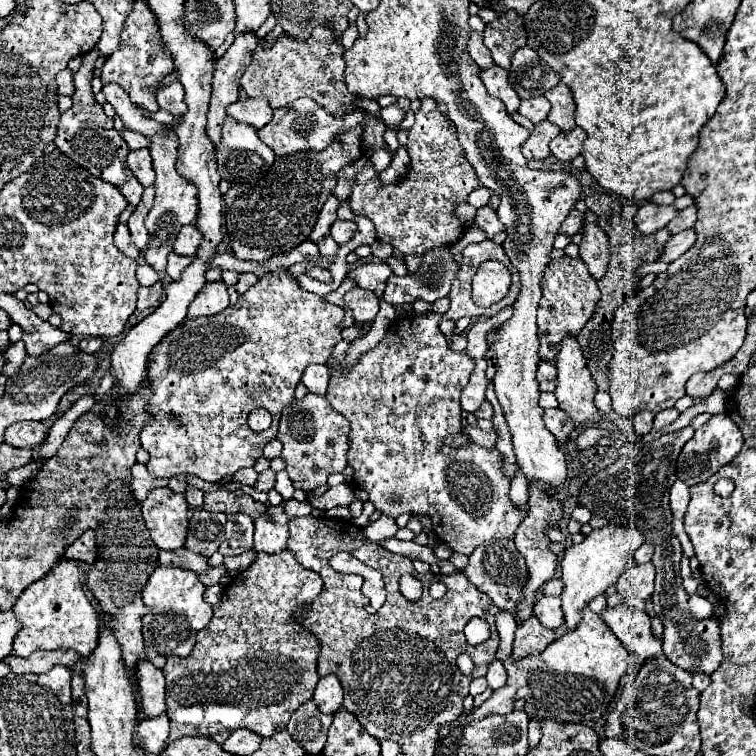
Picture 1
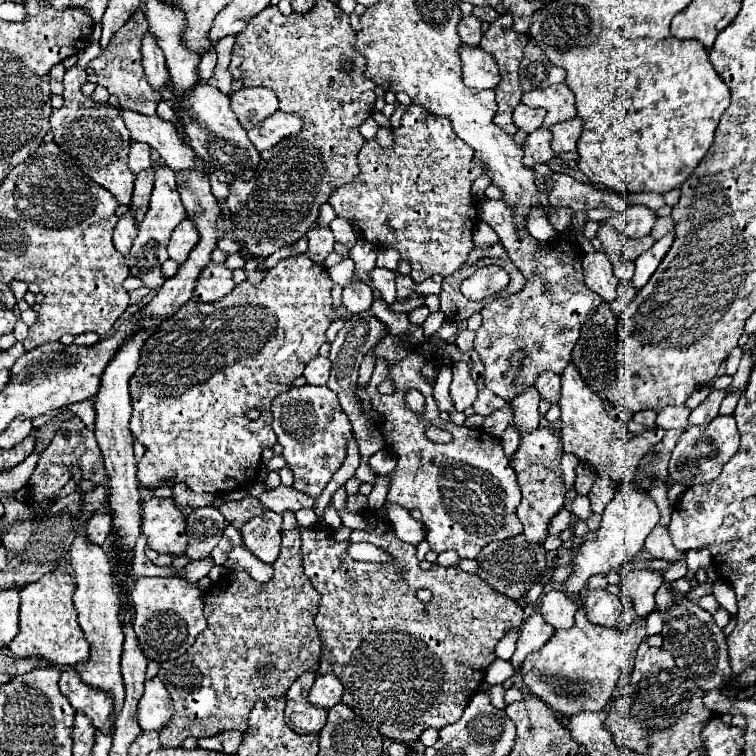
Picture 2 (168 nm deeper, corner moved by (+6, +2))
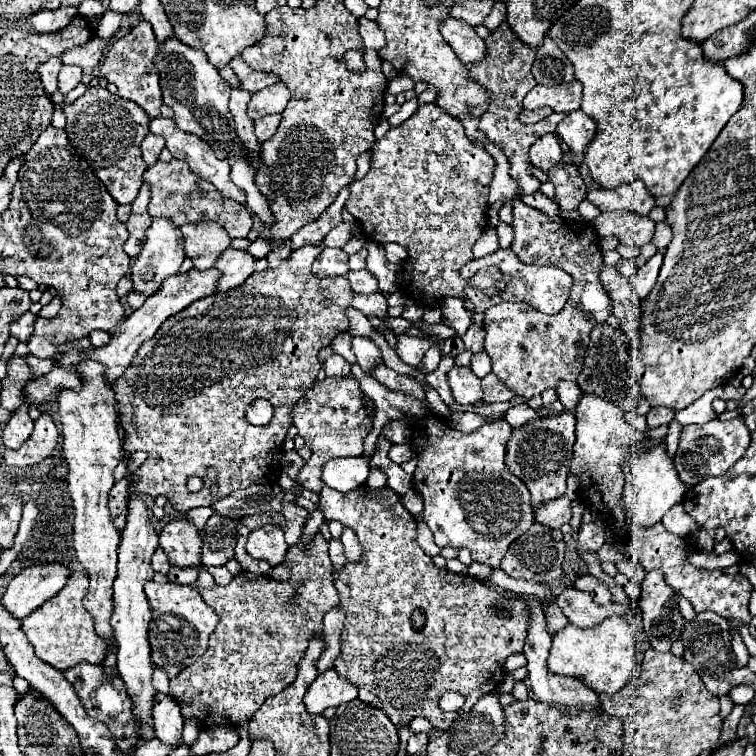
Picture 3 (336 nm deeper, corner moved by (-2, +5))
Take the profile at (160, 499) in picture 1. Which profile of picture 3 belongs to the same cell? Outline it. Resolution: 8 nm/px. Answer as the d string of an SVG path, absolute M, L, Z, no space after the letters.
M174 518L164 526L160 532L160 546L174 566L184 568L200 564L202 540L196 526L186 518Z

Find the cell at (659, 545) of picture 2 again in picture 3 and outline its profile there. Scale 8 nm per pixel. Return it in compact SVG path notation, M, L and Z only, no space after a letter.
M676 504L670 512L666 512L666 516L662 518L662 524L670 534L676 534L680 538L682 536L696 536L696 532L698 532L698 526L684 512L682 504Z

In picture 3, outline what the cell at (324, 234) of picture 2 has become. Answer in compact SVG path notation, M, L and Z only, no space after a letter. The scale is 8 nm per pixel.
M324 246L320 256L314 260L312 264L312 272L318 278L326 278L326 276L342 276L346 274L348 268L348 254L340 248L328 248Z

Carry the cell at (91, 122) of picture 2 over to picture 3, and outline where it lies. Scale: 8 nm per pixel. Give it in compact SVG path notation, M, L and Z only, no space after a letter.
M88 88L86 94L72 104L64 104L62 112L68 120L68 140L76 152L92 166L118 204L132 204L142 186L142 174L148 168L140 156L140 144L148 134L150 122L146 112L118 94L110 94L106 88Z

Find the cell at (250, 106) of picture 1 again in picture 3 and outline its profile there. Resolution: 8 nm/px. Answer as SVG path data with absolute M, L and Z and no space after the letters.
M276 82L252 94L252 100L248 102L248 116L252 122L256 122L268 114L282 114L288 100L290 100L290 92L286 84Z

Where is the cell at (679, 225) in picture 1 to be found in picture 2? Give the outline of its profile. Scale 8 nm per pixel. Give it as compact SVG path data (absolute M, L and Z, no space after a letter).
M660 217L656 223L654 223L654 227L652 227L652 237L654 239L660 239L660 237L664 237L666 233L672 233L674 231L674 227L672 227L672 219L670 217Z

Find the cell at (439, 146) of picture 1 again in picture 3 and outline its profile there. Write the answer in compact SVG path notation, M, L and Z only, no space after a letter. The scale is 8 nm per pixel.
M424 104L420 106L404 124L400 124L398 128L390 128L386 132L384 138L376 140L374 146L372 146L372 158L370 158L370 170L364 178L356 180L350 184L350 196L346 200L346 210L358 220L364 236L368 240L374 240L378 244L388 244L388 242L396 242L400 246L404 246L408 250L408 268L406 268L406 278L404 278L404 284L408 286L406 290L402 290L410 300L414 300L416 304L420 306L434 306L440 302L440 298L444 296L458 296L462 298L462 292L464 292L464 284L462 284L462 276L460 276L460 268L472 260L472 244L476 242L476 238L482 234L482 230L486 228L486 206L488 206L488 184L492 180L492 172L494 172L494 160L492 156L472 144L466 134L464 134L464 126L458 118L452 118L450 114L442 112L436 104Z

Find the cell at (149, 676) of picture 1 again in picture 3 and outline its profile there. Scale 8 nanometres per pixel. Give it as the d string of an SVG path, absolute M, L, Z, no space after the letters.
M156 694L152 708L152 726L158 740L176 744L182 736L184 720L180 716L180 704L170 694Z

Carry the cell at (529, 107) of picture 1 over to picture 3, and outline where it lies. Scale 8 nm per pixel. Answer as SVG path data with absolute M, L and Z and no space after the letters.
M540 108L540 110L522 110L520 112L520 122L522 124L532 124L532 122L538 122L546 116L550 116L554 110L552 108Z

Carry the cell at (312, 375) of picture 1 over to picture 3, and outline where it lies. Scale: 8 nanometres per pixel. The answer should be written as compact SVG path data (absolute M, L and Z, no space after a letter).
M332 354L326 362L322 362L322 370L326 372L326 376L348 376L350 364L342 356Z

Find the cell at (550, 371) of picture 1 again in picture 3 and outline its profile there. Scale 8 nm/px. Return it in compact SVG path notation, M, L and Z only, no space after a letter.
M560 380L560 384L556 384L554 390L556 390L558 400L564 404L566 410L572 410L578 404L580 396L582 396L582 390L580 390L580 386L576 382L564 382L564 380Z

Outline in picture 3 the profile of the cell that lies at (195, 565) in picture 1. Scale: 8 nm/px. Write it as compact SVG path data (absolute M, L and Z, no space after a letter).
M160 546L156 548L156 552L154 552L154 556L152 556L152 568L154 568L156 572L162 572L162 574L166 574L166 572L172 568L172 564L168 562L166 552L164 552Z

